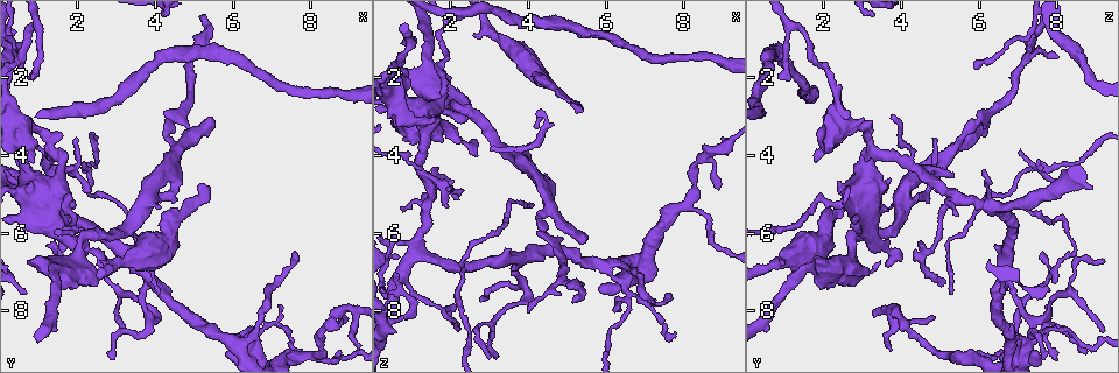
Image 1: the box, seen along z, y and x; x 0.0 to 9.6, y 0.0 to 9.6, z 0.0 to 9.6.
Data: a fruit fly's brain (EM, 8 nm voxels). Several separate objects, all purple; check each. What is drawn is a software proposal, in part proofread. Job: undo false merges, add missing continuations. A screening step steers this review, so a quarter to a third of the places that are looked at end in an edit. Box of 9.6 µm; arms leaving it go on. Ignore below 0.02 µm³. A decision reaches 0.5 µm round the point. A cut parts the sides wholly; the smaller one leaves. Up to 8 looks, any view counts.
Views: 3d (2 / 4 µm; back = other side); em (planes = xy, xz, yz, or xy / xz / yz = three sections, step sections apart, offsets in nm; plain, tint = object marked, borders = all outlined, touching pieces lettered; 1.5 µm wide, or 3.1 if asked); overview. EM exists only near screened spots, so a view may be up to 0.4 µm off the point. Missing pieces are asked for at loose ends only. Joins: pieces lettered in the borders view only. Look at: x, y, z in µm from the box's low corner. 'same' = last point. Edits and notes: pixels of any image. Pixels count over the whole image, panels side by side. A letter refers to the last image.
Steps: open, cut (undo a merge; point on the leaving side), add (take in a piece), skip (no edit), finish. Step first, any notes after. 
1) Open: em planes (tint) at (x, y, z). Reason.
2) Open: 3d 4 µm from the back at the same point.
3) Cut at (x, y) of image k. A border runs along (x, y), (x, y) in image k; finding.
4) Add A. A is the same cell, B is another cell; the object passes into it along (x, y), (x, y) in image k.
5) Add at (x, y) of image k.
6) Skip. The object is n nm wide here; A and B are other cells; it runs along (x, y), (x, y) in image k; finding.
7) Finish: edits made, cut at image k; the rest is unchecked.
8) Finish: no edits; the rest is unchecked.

Open: 3d 2 µm from the back at (7.75, 9.10, 8.60). Free end.

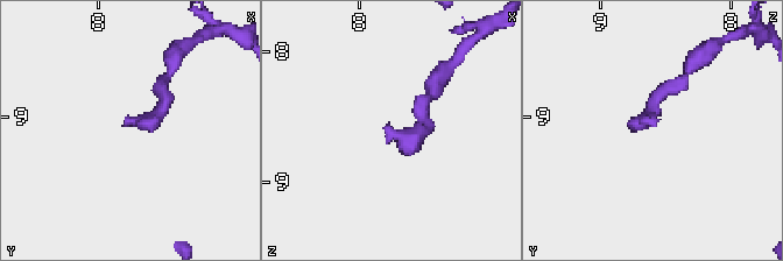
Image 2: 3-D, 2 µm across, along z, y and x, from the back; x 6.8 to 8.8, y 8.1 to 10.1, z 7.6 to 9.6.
Open: em 3.1 µm xy step 16 (borders) at (7.78, 9.04, 8.58). Need the tissue.

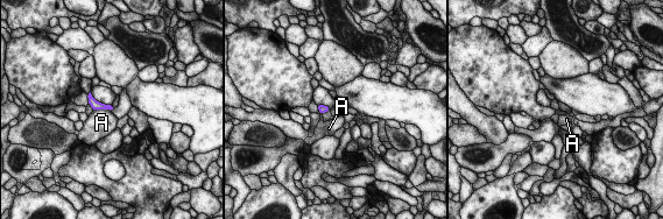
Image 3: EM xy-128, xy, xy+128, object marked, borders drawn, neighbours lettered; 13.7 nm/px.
Open: em 3.1 µm planes (borders) at the same point. Cut it another way.

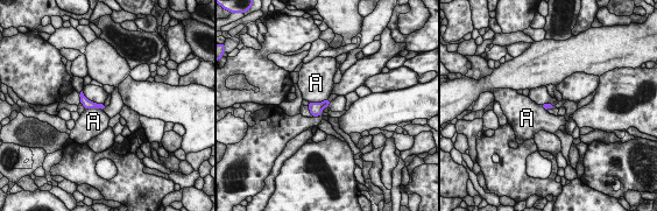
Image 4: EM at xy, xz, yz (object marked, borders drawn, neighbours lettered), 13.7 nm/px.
Skip. The object is 90 nm wide here; A is another cell; it runs along (82, 96), (89, 104), (101, 106) in image 4; none of them fits.

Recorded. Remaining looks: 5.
Open: 3d 2 µm at (6.05, 8.95, 6.75). Sudden change in width.

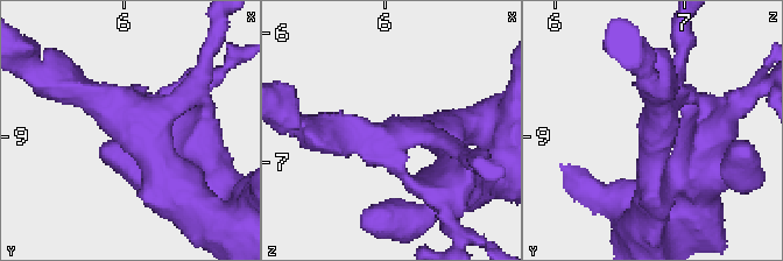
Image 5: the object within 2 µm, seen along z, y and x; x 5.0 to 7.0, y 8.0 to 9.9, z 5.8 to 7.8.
Open: em planes (plain) at (6.02, 8.88, 6.80). 3 arms meet here; the arms are 160, 220, 300 nm wide.

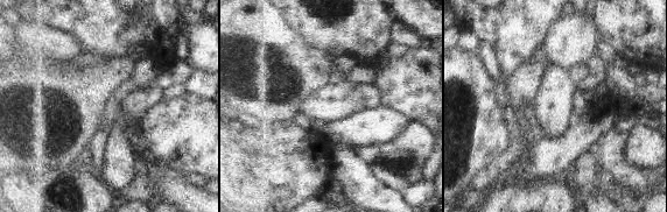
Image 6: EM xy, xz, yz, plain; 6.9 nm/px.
Open: em planes (borders) at the same point.

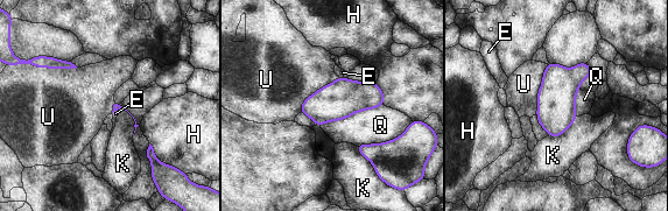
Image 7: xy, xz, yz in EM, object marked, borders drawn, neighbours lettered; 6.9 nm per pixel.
Cut at (581, 71) of image 7. The object is 260 nm wide here; E, H, K, Q and U are other cells; a border runs along (569, 70), (578, 84) in image 7; a second neuron is stuck on.

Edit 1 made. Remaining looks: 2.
Open: em yz step 4 (tint) at (0.70, 6.80, 2.05). Branch stops here.

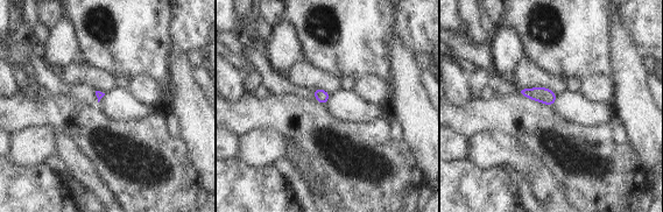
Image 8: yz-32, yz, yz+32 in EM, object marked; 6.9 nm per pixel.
Open: em planes (borders) at the same point. Another direction.

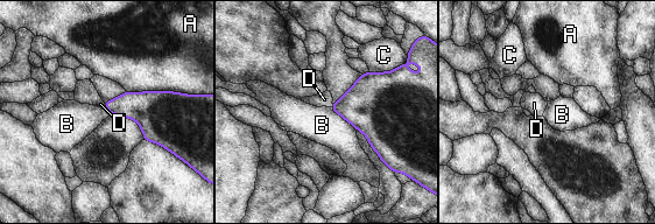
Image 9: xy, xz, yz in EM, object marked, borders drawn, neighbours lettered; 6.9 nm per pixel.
Skip. A, B, C and D are other cells; a border runs along (330, 106), (357, 128) in image 9; none of them fits.

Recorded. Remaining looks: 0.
Finish: edits made, cut at image 7; the rest is unchecked.

